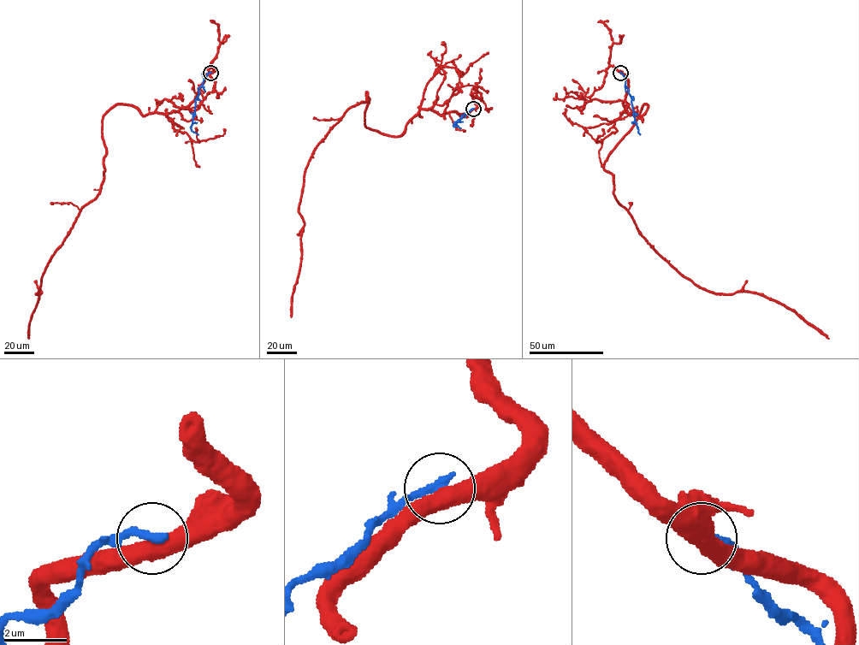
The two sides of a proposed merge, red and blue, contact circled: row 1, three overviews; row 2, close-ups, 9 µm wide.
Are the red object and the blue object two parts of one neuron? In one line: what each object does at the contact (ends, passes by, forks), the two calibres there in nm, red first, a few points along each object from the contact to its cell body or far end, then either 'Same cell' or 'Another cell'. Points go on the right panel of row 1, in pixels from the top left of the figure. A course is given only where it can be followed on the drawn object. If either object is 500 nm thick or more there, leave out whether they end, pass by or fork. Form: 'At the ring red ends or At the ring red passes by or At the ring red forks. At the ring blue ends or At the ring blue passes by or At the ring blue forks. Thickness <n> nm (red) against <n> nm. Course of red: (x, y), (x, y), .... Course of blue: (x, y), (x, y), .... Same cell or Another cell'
Thickness 500 nm (red) against 320 nm. Course of red: (620, 73), (620, 113), (648, 106), (604, 168), (639, 233), (701, 287), (762, 293), (829, 339). Course of blue: (620, 73), (626, 79), (624, 85), (631, 99), (633, 115), (640, 134). Another cell

